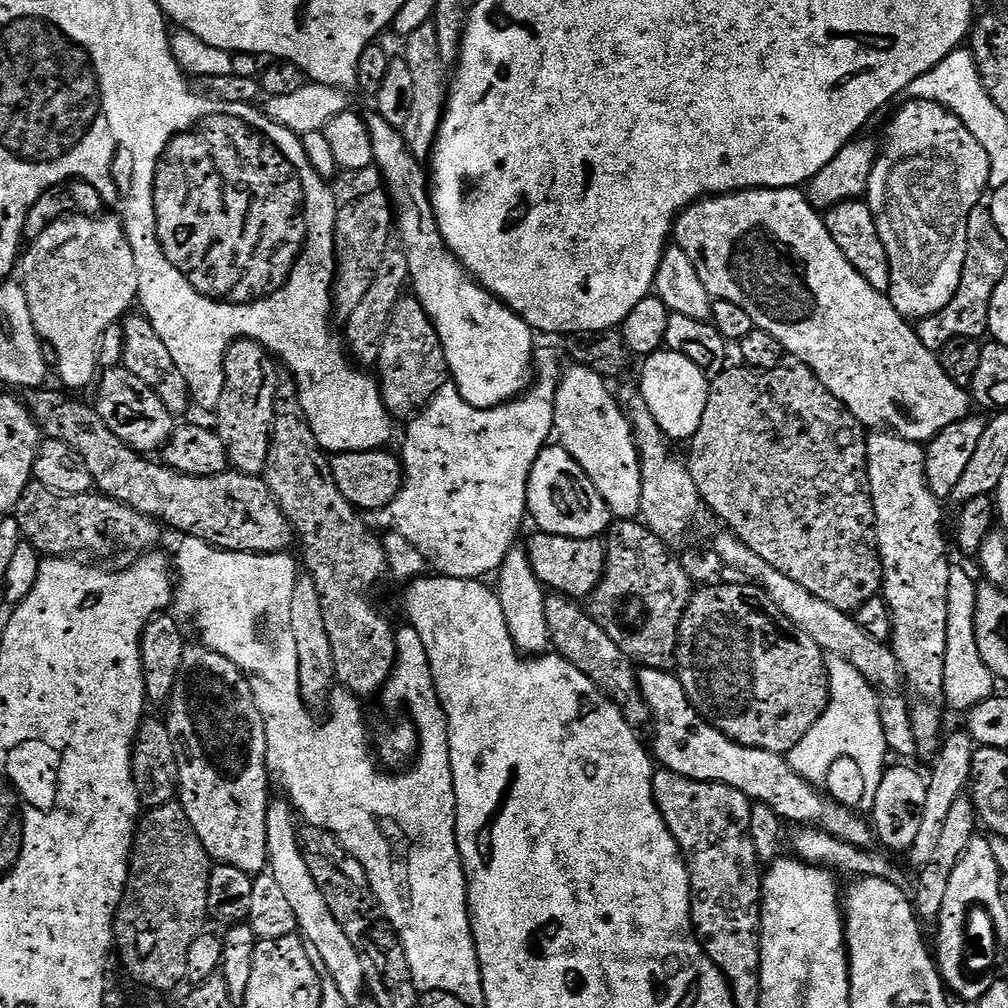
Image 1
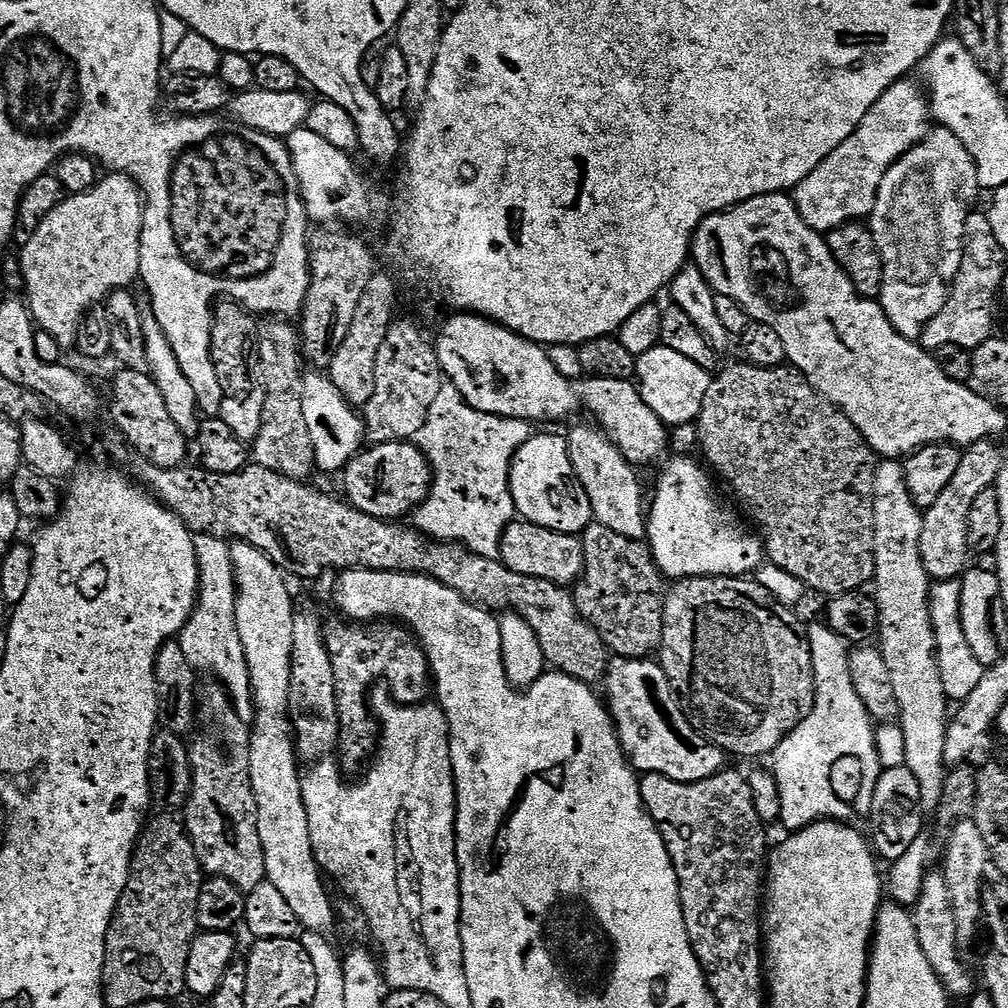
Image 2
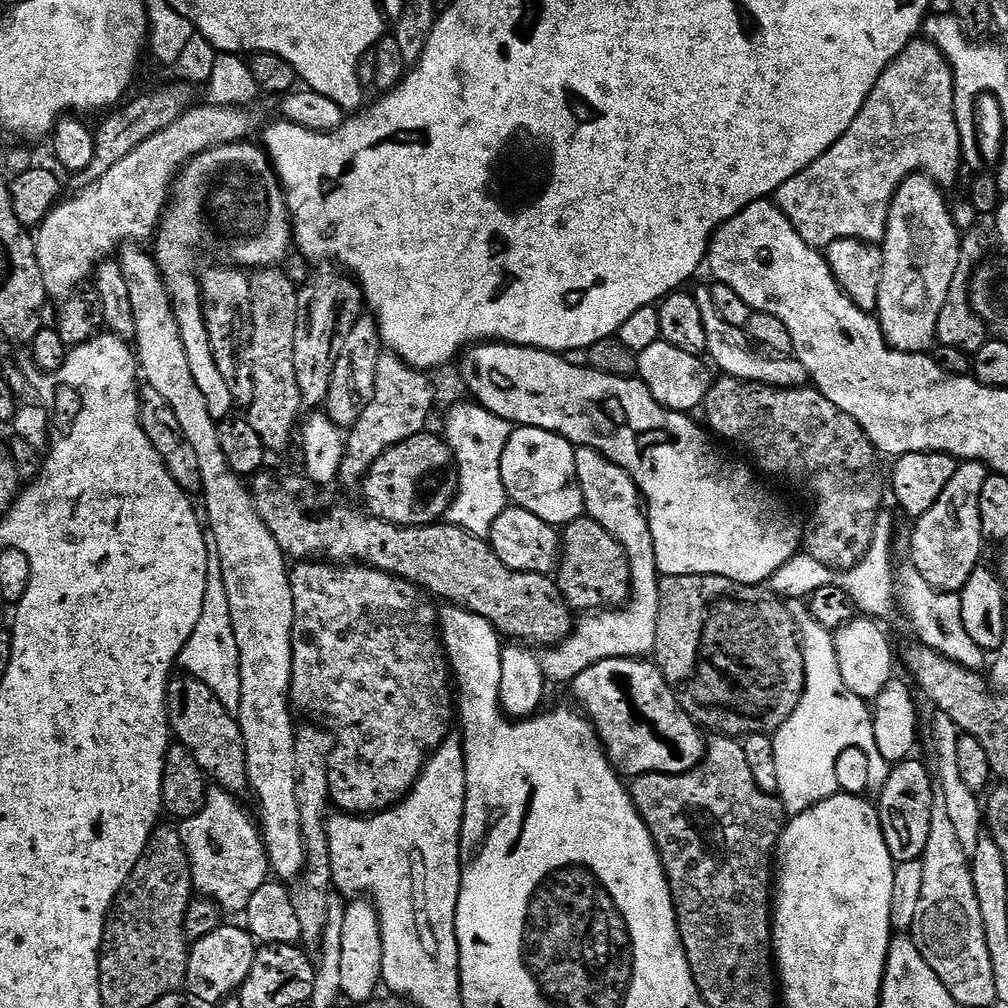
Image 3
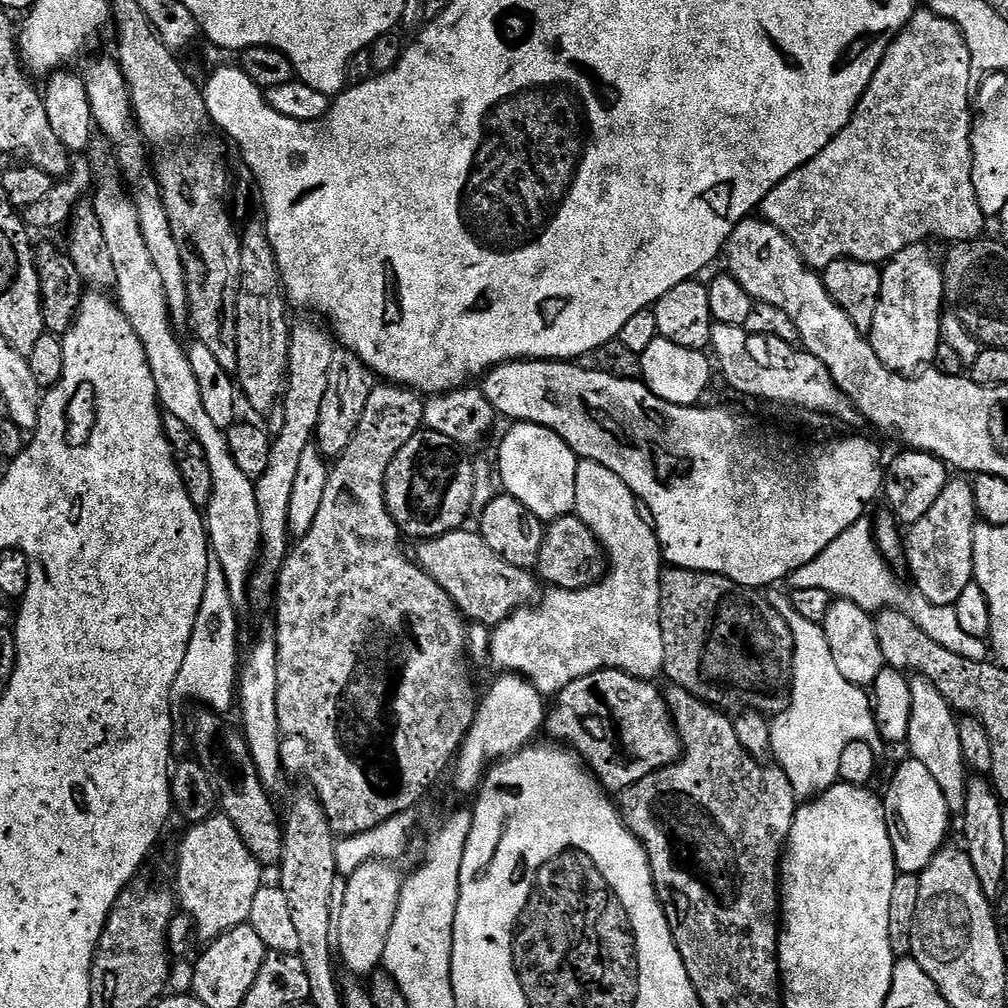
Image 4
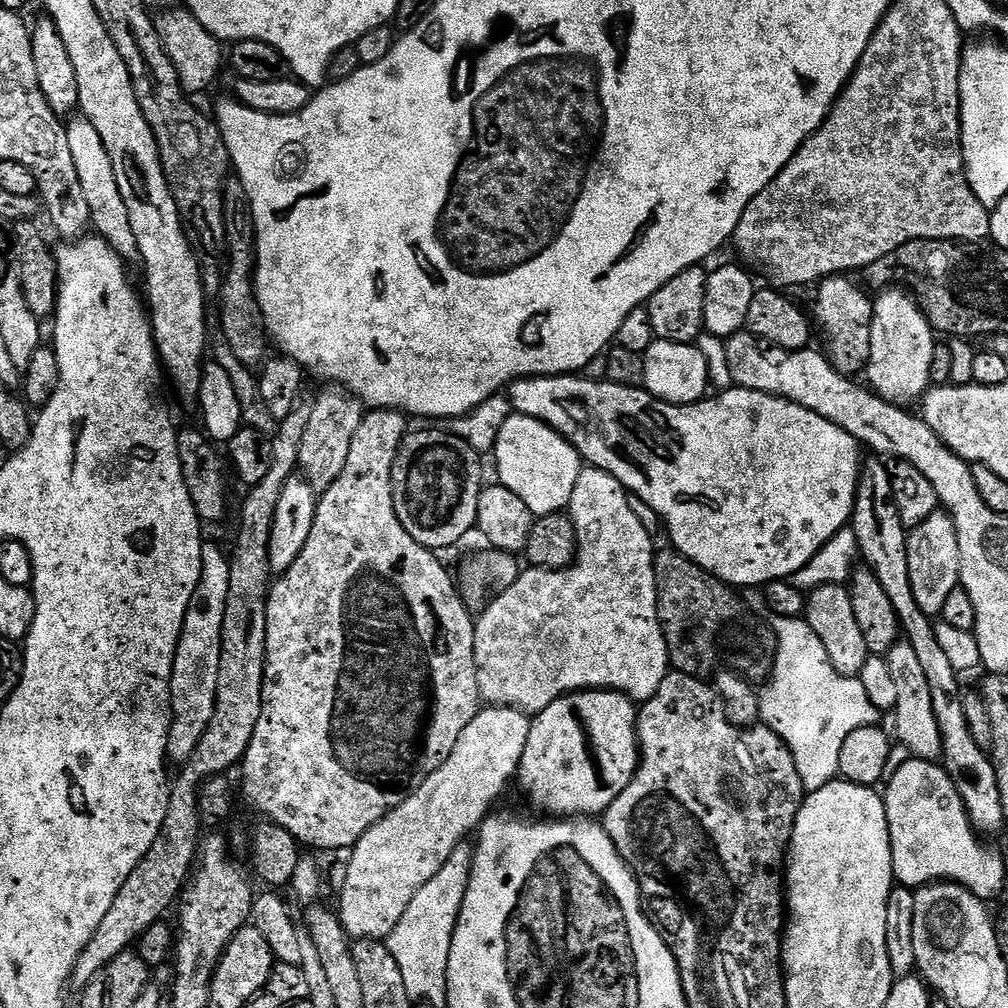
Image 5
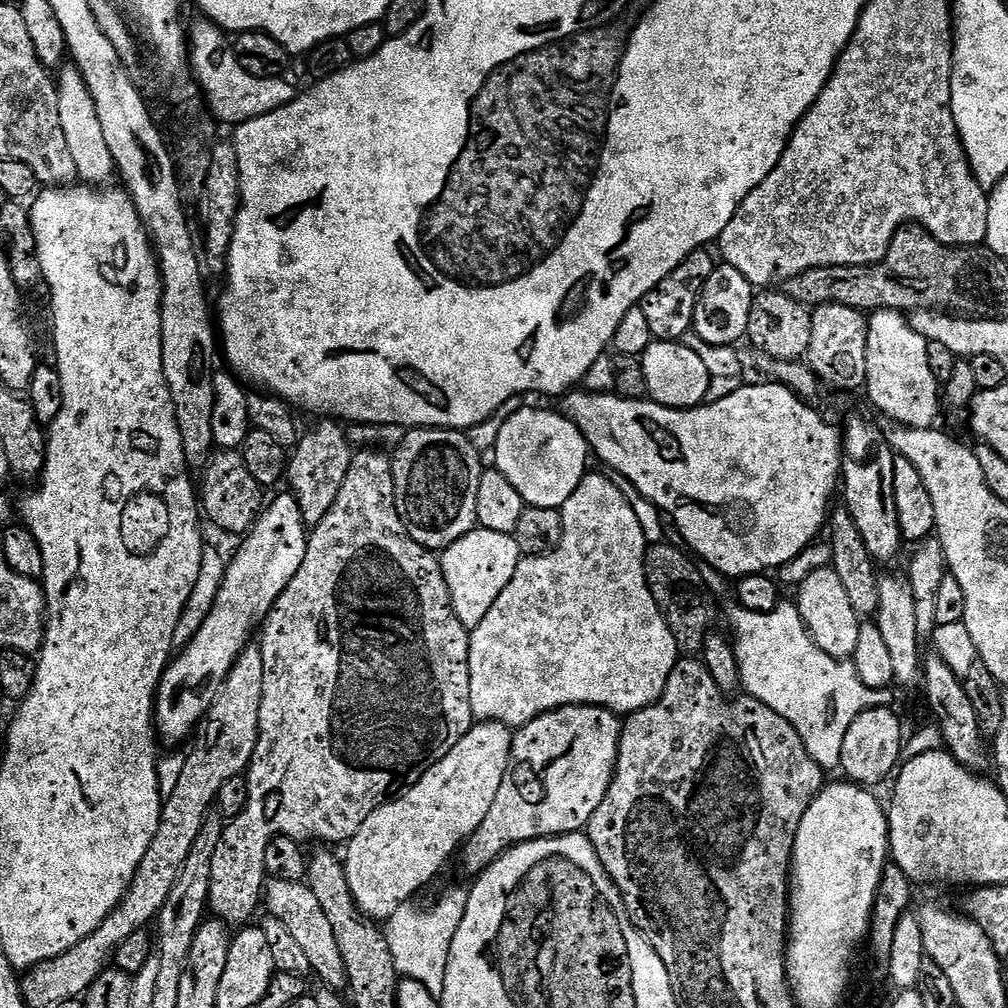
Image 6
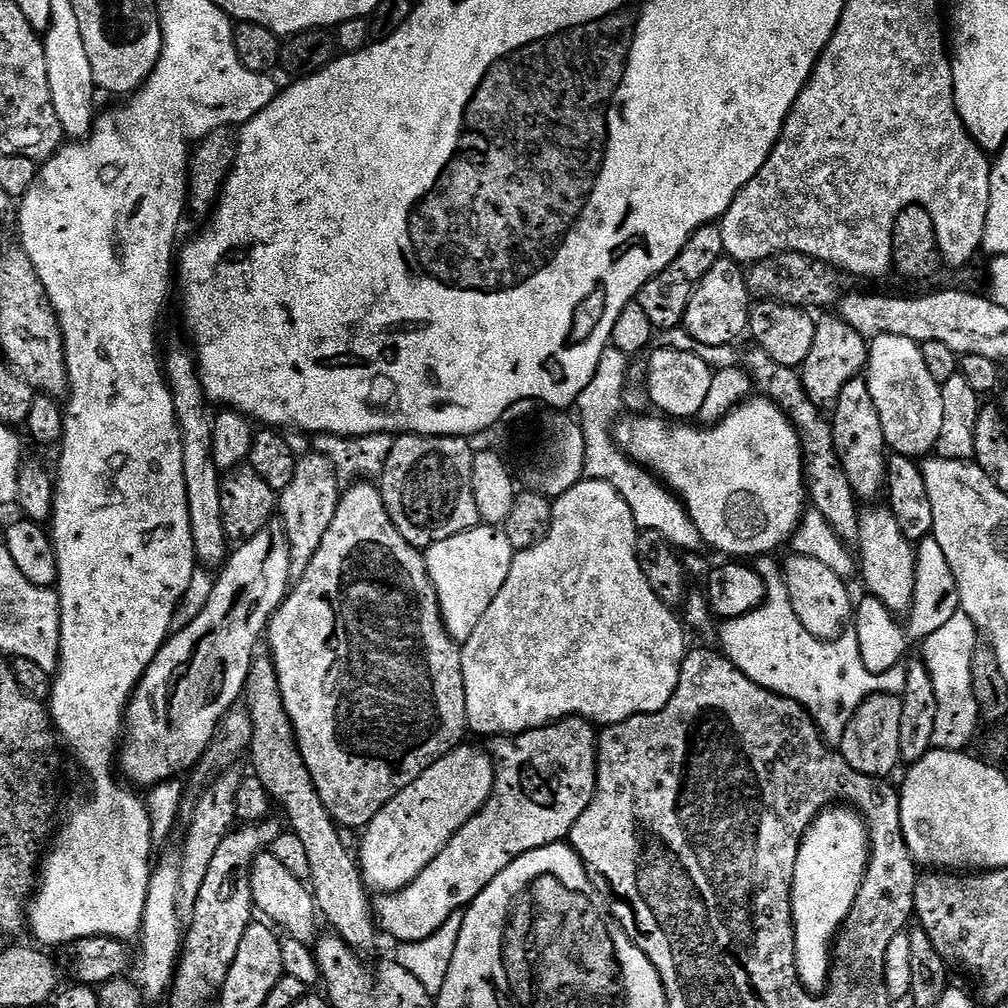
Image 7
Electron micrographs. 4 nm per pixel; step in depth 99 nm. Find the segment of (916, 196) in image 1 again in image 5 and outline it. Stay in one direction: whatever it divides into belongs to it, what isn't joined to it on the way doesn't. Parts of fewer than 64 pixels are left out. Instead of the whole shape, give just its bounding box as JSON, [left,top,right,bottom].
[866,291,937,406]

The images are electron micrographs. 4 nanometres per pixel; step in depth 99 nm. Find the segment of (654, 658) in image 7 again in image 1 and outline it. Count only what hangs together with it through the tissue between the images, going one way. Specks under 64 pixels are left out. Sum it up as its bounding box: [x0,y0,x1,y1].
[554,363,642,518]

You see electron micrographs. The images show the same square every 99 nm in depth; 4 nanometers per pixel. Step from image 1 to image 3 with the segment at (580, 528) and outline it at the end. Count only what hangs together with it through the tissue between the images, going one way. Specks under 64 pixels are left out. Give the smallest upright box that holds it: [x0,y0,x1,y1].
[502,427,585,526]

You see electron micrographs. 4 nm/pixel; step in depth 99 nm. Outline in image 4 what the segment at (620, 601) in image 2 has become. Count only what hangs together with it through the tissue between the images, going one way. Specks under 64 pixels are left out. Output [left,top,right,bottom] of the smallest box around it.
[534,515,606,590]

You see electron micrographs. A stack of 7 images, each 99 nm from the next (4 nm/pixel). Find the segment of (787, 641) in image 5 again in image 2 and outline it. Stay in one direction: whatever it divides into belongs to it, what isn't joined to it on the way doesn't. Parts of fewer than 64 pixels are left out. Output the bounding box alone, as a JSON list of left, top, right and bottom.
[770,623,875,826]

